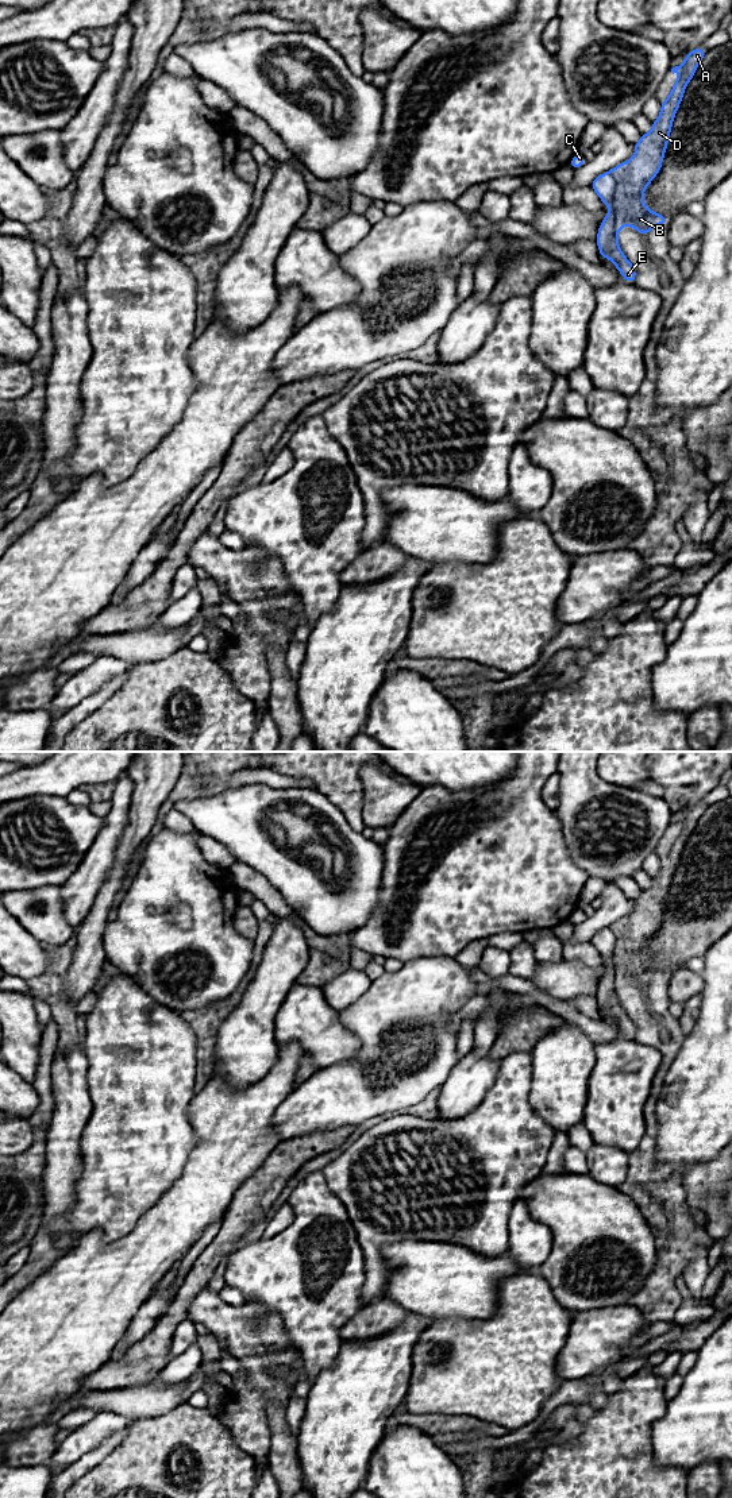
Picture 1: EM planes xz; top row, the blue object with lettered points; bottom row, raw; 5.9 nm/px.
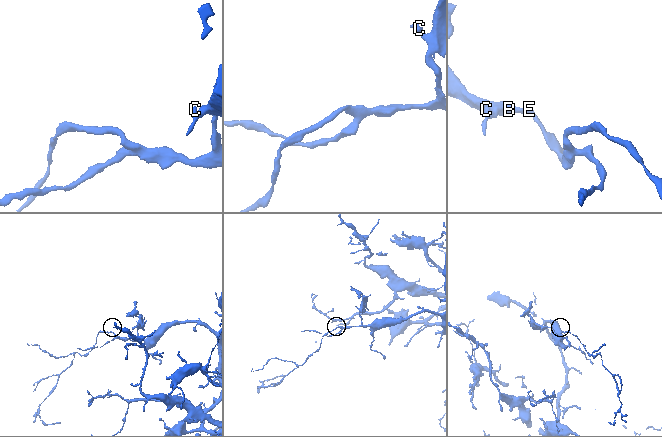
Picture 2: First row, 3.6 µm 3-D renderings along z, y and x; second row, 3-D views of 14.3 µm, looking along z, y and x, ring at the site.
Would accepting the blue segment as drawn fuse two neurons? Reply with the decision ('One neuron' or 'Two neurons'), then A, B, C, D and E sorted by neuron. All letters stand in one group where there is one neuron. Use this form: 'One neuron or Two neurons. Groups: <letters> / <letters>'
Two neurons. Groups: A B D / C E

